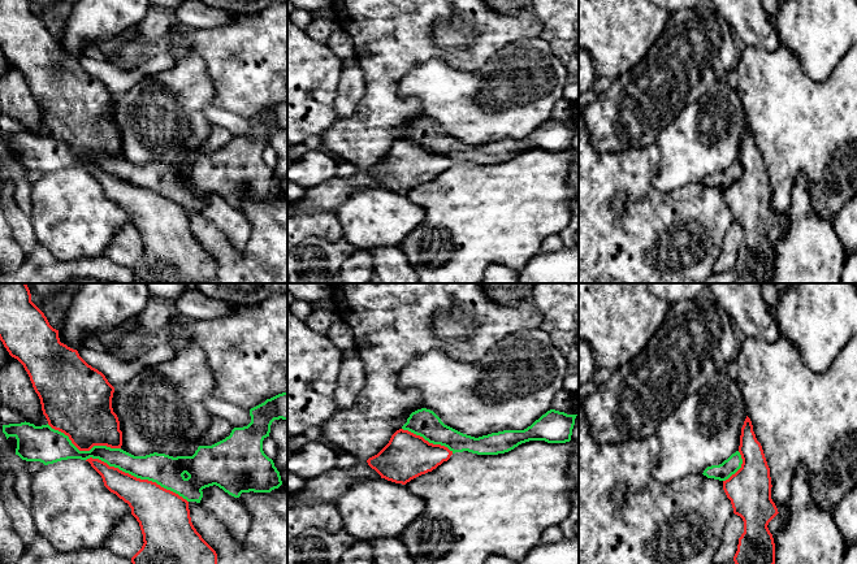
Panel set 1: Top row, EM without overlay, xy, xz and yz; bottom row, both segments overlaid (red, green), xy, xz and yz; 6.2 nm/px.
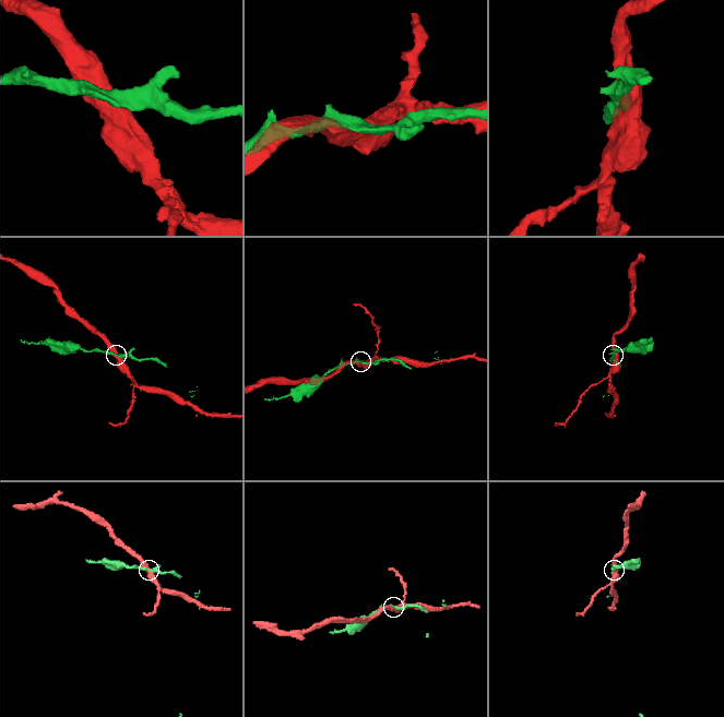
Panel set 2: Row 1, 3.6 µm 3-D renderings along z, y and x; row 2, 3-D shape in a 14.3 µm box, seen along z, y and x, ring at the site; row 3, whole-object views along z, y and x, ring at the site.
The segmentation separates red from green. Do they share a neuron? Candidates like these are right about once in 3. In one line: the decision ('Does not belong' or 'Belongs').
Does not belong

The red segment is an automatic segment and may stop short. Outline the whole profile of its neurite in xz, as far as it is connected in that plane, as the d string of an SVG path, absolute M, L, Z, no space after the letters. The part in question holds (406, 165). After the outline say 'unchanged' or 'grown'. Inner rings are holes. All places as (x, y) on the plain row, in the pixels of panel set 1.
M397 139L389 152L367 169L381 187L406 194L411 188L432 181L447 170L453 160L441 153L433 153L408 139Z; unchanged

